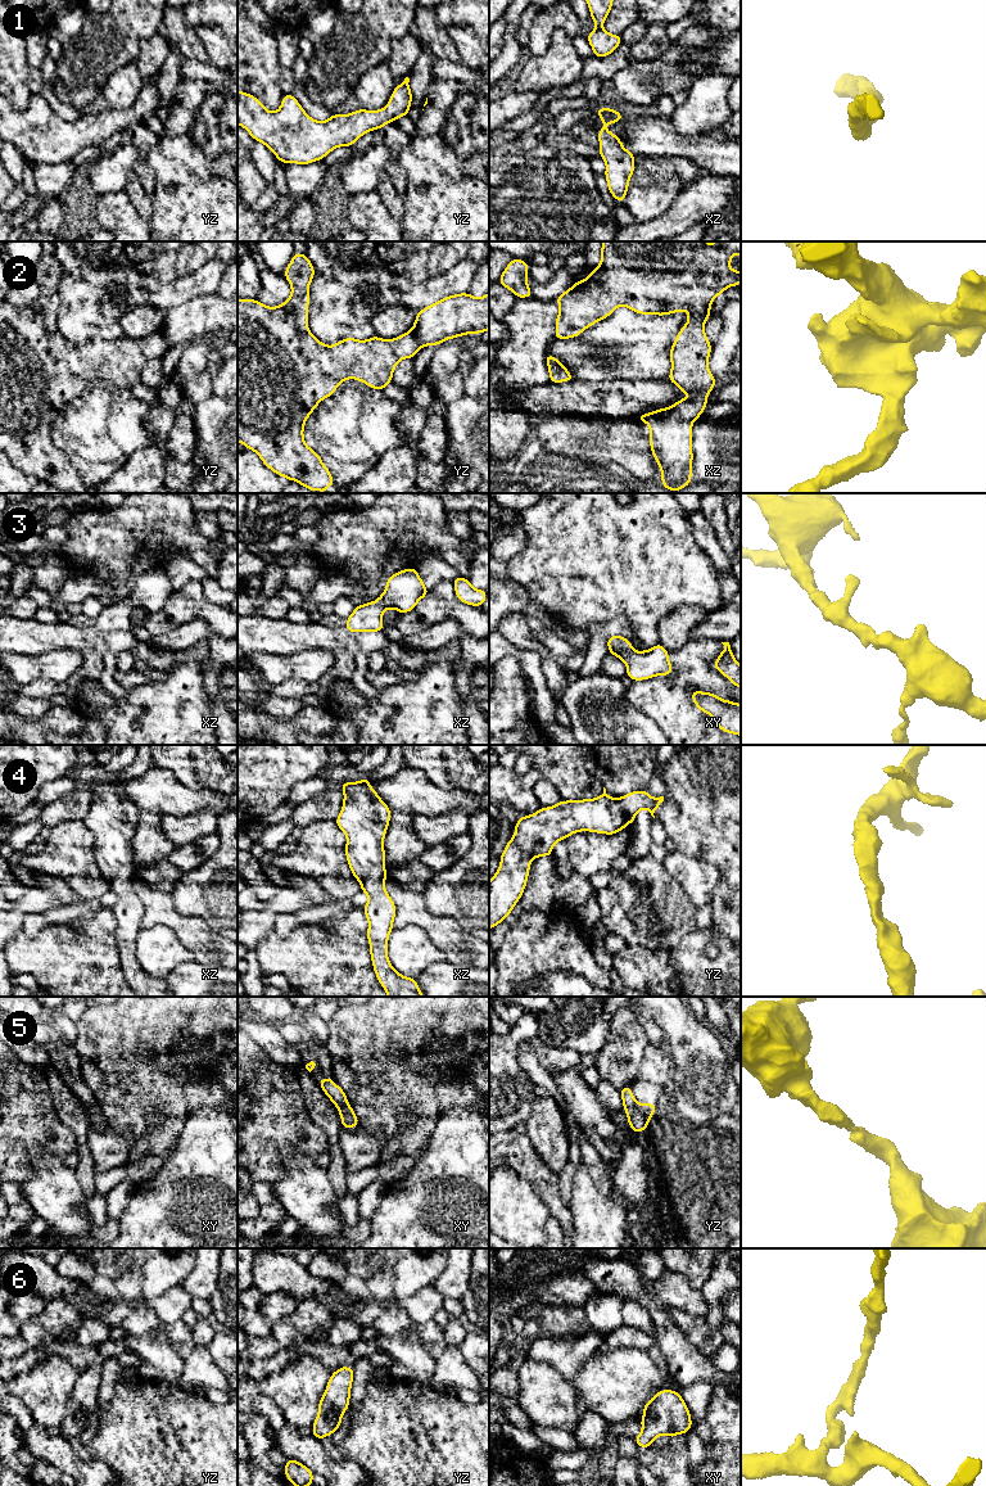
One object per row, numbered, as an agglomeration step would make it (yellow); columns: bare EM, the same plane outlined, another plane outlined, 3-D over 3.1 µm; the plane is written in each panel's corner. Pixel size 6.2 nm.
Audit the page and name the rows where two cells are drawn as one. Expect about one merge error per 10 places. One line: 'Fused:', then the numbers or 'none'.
Fused: none

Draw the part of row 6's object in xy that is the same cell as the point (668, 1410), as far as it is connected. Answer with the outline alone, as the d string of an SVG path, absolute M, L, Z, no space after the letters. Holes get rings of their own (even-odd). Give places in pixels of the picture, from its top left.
M661 1390L643 1406L639 1420L642 1432L633 1437L637 1445L646 1449L653 1440L669 1435L674 1440L677 1433L684 1435L692 1428L689 1409L679 1391Z

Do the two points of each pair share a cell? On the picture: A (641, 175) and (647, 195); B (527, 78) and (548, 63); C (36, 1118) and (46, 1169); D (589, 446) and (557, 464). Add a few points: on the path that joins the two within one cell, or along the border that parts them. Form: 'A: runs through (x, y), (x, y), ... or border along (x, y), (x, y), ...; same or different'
A: border along (673, 176), (660, 183), (629, 186); different
B: runs through (532, 77), (543, 68); same
C: border along (62, 1159), (37, 1156), (27, 1180); different
D: border along (543, 452), (561, 454), (598, 465); different

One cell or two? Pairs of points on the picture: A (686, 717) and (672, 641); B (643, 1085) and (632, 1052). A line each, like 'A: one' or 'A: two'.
A: two
B: two

